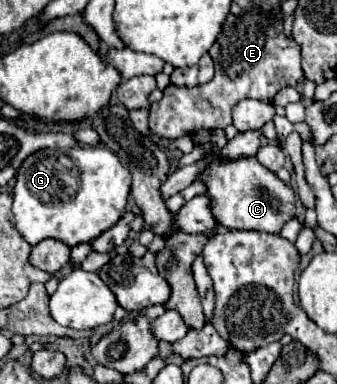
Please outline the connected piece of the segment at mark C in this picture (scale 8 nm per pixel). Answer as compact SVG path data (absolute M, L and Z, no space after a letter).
M216 152L204 156L206 168L200 174L200 182L206 186L210 198L210 210L218 224L230 230L258 230L278 234L284 222L294 218L294 192L274 172L264 168L256 158L226 160Z

